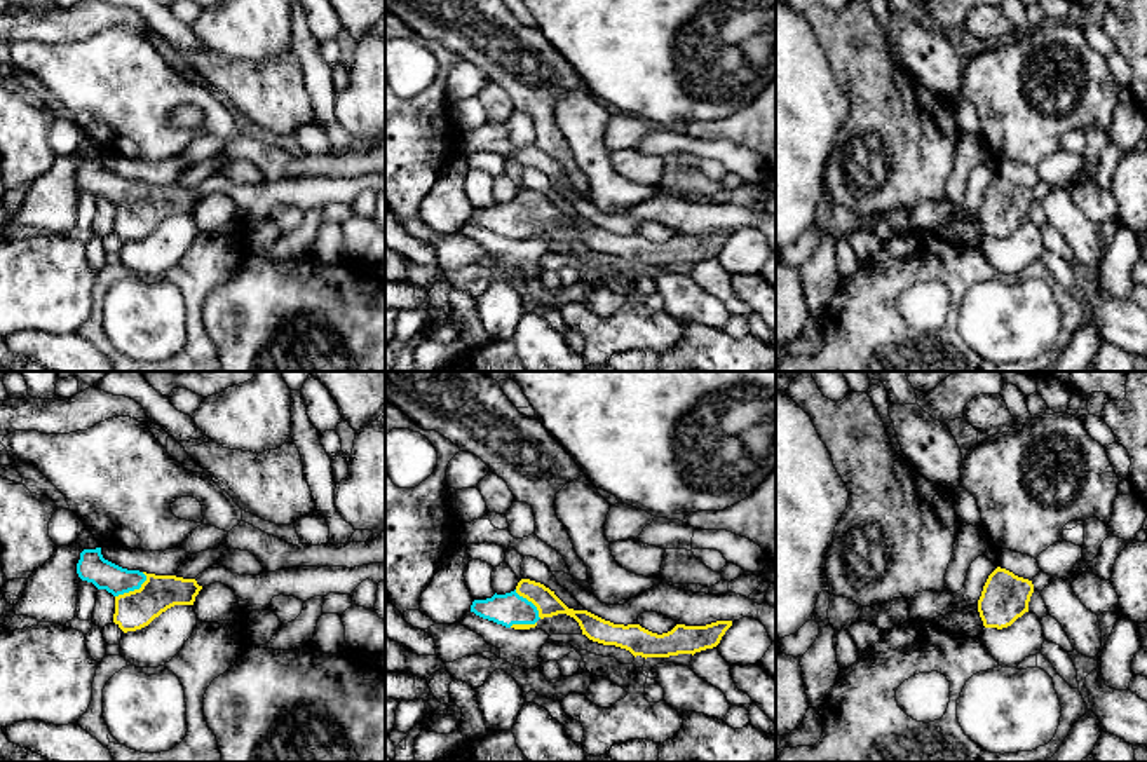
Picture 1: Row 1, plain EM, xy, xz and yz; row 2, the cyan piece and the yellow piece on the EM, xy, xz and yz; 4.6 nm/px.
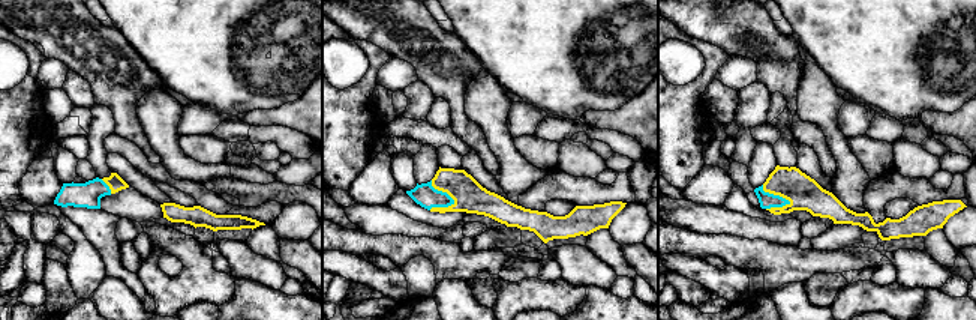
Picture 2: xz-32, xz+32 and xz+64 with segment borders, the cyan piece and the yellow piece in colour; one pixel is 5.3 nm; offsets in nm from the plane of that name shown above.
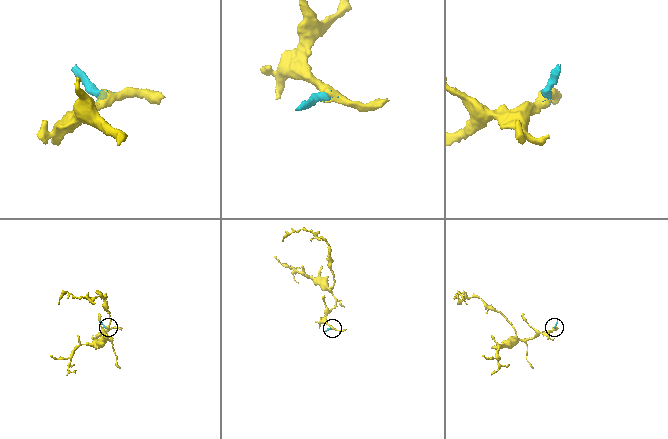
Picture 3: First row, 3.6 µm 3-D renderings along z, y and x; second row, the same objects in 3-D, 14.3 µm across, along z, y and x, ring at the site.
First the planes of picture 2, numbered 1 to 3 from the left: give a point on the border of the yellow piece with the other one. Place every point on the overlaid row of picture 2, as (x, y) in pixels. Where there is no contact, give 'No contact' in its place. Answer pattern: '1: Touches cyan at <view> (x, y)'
1: Touches cyan at xz-32 (108, 187)
2: Touches cyan at xz+32 (441, 191)
3: Touches cyan at xz+64 (775, 196)

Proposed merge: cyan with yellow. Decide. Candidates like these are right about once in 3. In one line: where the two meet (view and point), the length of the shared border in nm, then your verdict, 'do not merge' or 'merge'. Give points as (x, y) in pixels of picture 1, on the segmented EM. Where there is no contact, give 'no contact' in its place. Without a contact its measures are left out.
xy (133, 590) | 180 nm | merge

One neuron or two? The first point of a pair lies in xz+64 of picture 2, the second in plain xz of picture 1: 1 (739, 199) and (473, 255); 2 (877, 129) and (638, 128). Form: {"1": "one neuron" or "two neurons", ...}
{"1": "two neurons", "2": "two neurons"}

